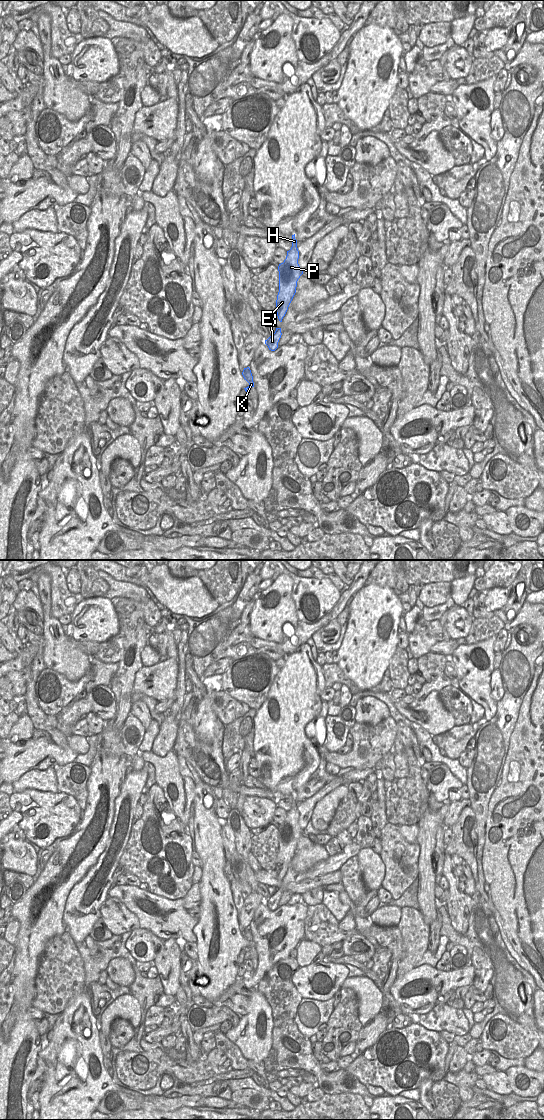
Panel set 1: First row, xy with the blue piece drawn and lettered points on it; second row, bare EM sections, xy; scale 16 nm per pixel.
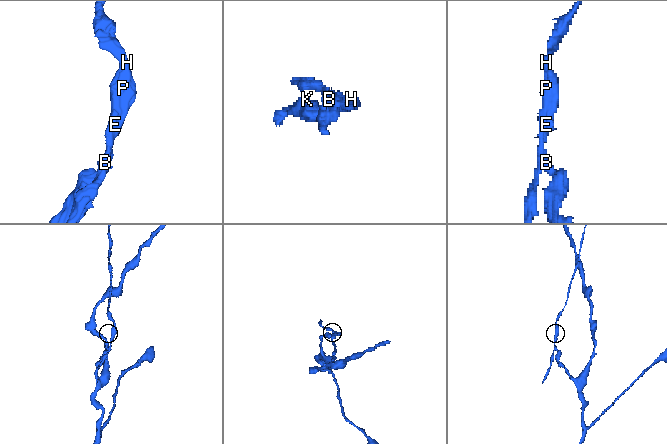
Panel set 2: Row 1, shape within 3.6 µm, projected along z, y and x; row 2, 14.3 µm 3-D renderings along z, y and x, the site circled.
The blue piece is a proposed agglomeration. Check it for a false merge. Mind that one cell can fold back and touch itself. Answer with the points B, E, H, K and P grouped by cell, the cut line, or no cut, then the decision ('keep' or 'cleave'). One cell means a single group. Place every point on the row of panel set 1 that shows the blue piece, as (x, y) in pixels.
groups B K / E H P; cut xy (279, 328), (270, 337); cleave

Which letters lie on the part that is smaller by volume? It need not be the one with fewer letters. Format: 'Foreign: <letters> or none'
Foreign: E, H, P

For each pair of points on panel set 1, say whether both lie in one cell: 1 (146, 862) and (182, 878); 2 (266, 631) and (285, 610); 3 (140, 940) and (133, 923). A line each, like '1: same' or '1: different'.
1: same
2: same
3: different

